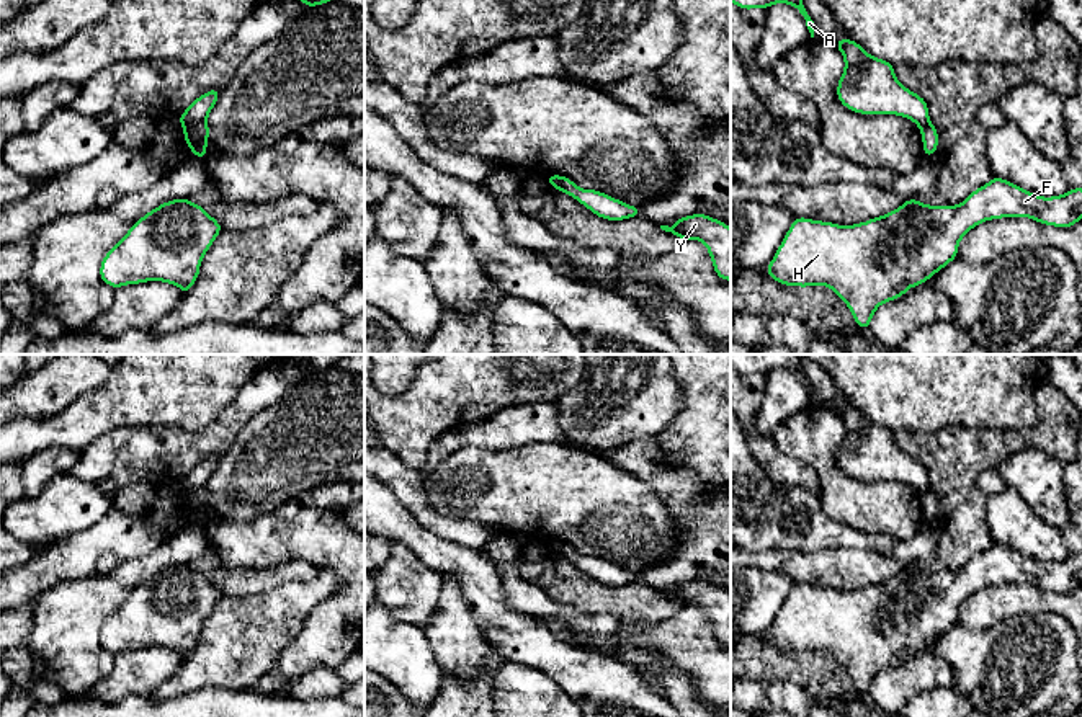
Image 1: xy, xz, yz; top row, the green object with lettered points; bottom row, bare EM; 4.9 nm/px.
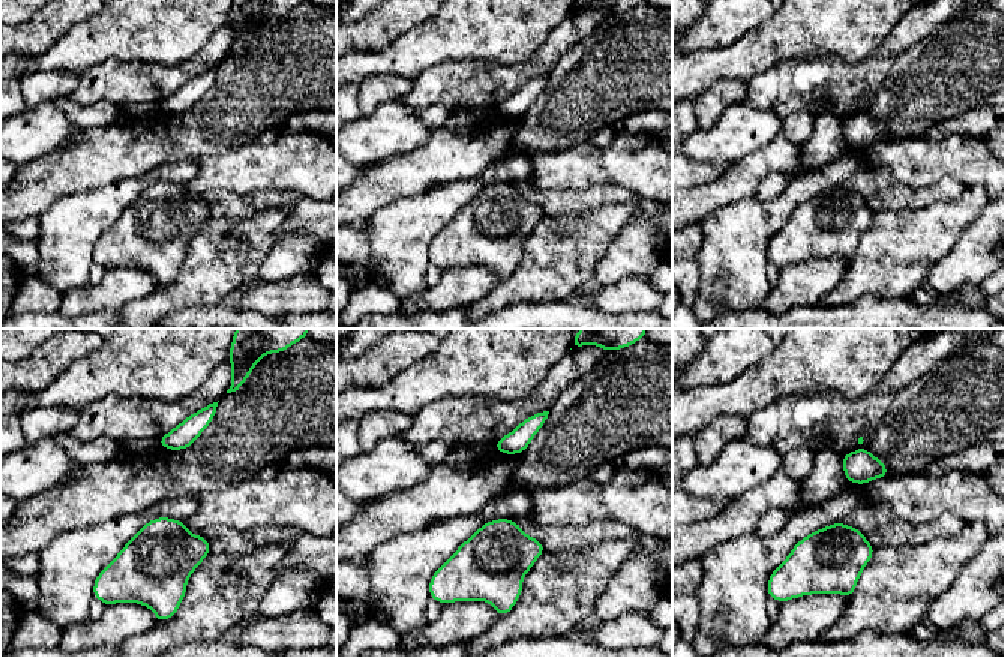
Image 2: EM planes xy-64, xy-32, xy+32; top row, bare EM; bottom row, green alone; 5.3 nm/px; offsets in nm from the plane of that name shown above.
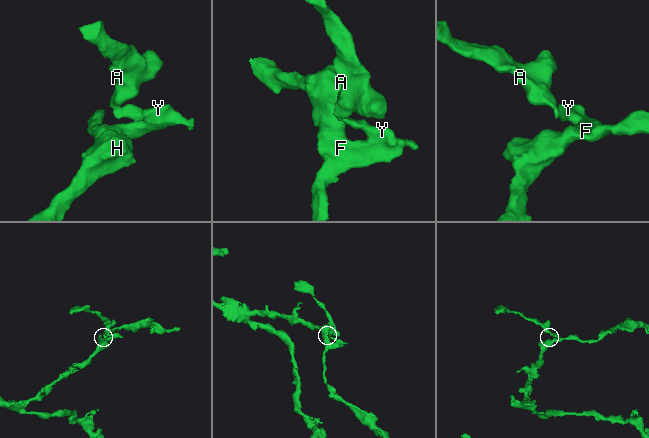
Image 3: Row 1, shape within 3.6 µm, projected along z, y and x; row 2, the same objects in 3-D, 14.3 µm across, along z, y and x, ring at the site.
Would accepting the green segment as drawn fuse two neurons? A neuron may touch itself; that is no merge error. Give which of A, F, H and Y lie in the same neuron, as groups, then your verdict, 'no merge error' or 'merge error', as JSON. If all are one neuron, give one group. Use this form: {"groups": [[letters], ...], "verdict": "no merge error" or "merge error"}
{"groups": [["A"], ["F", "H", "Y"]], "verdict": "merge error"}

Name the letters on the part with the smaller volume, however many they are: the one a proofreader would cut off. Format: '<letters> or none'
A

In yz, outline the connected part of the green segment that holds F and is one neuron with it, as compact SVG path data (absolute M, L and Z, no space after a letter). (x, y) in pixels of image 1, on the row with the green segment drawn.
M994 176L958 206L930 206L910 198L884 216L853 225L794 217L765 269L783 286L827 286L848 305L855 323L868 332L881 304L905 296L909 287L923 284L958 258L958 245L971 229L984 220L1002 217L1030 217L1044 225L1067 229L1082 219L1082 188L1071 188L1062 196L1041 198Z

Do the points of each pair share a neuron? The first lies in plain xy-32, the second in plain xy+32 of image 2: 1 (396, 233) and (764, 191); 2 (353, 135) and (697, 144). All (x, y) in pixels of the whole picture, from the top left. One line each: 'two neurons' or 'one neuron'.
1: two neurons
2: one neuron

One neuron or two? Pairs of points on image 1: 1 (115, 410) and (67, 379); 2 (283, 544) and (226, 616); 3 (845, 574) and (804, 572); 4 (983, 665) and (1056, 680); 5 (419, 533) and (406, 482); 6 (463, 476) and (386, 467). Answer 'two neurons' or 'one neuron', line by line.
1: two neurons
2: two neurons
3: one neuron
4: one neuron
5: two neurons
6: two neurons

